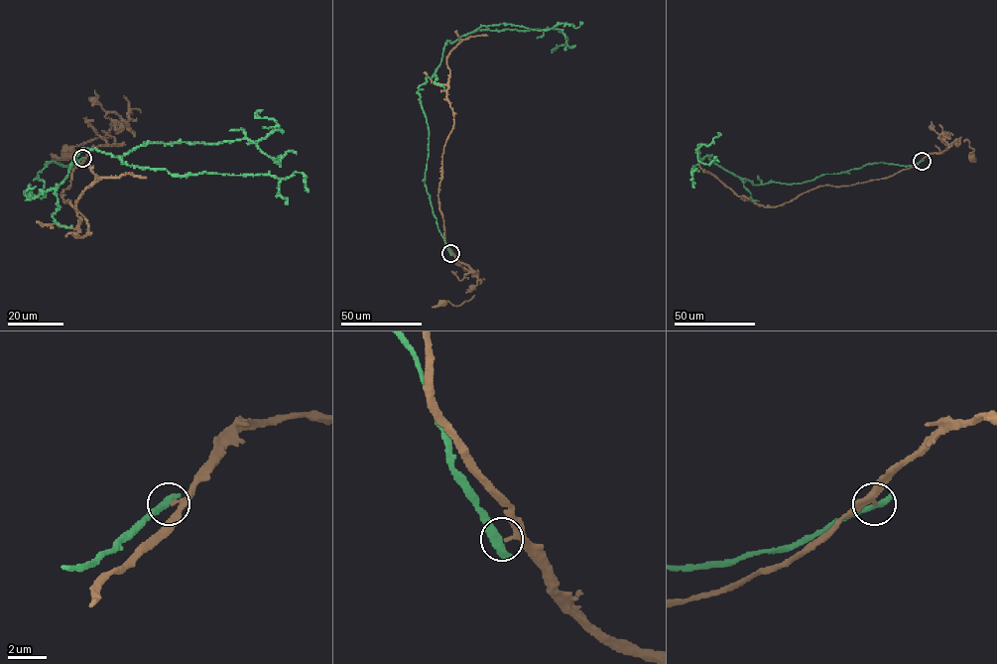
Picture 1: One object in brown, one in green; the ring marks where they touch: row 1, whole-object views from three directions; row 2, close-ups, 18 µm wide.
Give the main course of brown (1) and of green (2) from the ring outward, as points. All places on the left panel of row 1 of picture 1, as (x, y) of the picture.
1: (83, 158), (94, 147), (117, 145), (89, 121), (115, 112), (129, 129), (117, 130), (118, 122), (67, 151)
2: (83, 158), (51, 162), (45, 197), (27, 199), (84, 148), (282, 132), (262, 109)

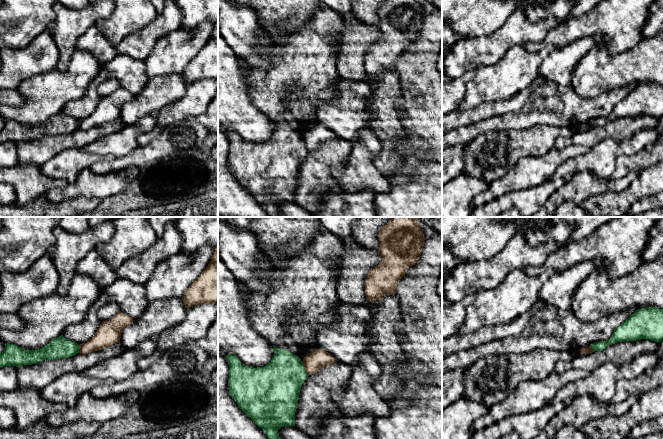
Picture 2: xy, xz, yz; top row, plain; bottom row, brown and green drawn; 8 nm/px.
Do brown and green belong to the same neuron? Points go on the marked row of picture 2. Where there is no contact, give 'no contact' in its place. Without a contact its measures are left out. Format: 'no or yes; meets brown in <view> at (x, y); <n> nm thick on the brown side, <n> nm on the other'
no; meets brown in xz at (305, 368); 170 nm thick on the brown side, 360 nm on the other

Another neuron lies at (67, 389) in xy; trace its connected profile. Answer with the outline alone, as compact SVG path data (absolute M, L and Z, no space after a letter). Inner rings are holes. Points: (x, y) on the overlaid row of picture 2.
M82 372L67 373L41 389L41 395L48 402L62 403L72 409L83 393L105 383L113 382L88 377Z

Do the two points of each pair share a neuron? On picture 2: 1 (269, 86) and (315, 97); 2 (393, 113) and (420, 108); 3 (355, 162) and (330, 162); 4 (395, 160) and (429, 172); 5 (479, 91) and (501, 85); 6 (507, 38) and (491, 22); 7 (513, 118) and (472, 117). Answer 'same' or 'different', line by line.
1: same
2: different
3: different
4: different
5: same
6: different
7: different

